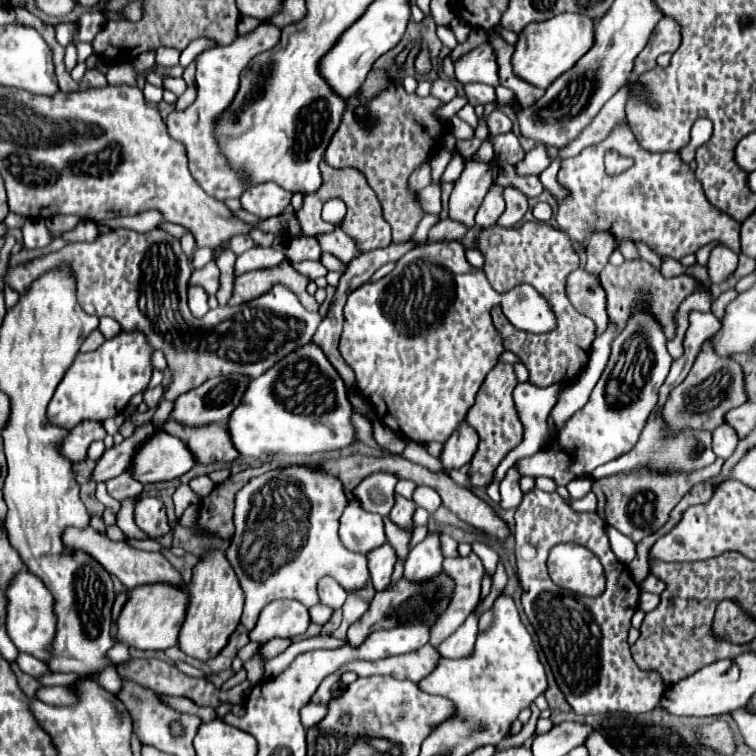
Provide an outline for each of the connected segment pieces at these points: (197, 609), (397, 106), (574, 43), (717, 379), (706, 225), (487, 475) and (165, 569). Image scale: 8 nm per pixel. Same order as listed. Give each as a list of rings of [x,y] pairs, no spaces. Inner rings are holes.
[[[210,551],[202,557],[202,561],[194,567],[192,583],[188,585],[188,593],[192,595],[186,621],[180,629],[180,649],[198,661],[208,661],[216,657],[228,643],[230,635],[236,631],[242,615],[244,593],[240,583],[222,551]]]
[[[390,77],[382,91],[368,101],[362,101],[360,93],[348,97],[342,123],[326,149],[326,161],[332,167],[354,167],[366,177],[382,205],[384,219],[392,227],[392,239],[396,243],[408,241],[424,217],[416,193],[408,187],[408,177],[428,161],[444,141],[446,123],[438,117],[438,107],[442,107],[442,103],[436,97],[408,95],[402,81]]]
[[[562,13],[542,23],[530,23],[520,35],[510,33],[502,27],[498,31],[506,43],[516,45],[516,51],[512,55],[514,73],[528,83],[546,89],[556,81],[556,77],[560,77],[564,71],[570,71],[576,65],[576,61],[580,61],[580,57],[588,53],[594,39],[594,25],[594,19],[588,19],[586,15]]]
[[[708,339],[696,355],[696,361],[684,383],[670,393],[670,399],[664,405],[664,419],[674,429],[716,429],[724,423],[724,415],[732,407],[740,407],[746,401],[748,395],[744,391],[742,367],[734,359],[720,359],[720,355],[712,351],[712,339]]]
[[[624,123],[612,131],[612,135],[602,141],[600,145],[584,149],[580,155],[564,159],[562,169],[558,173],[558,183],[568,189],[568,197],[558,203],[556,211],[556,221],[560,231],[564,231],[572,241],[576,241],[582,249],[588,249],[590,237],[594,233],[608,233],[614,237],[614,243],[618,245],[620,241],[632,241],[632,243],[646,243],[658,257],[670,257],[670,259],[680,259],[684,255],[696,253],[700,247],[708,243],[720,243],[730,247],[736,255],[740,255],[740,223],[732,219],[730,215],[724,215],[724,211],[718,211],[712,207],[702,191],[700,181],[696,179],[694,171],[680,159],[678,153],[666,151],[666,153],[652,153],[646,151],[638,145],[636,137],[632,135],[630,127]],[[606,151],[620,151],[620,155],[632,157],[634,165],[618,175],[610,177],[604,171],[604,153]]]
[[[498,363],[486,375],[486,379],[484,379],[484,383],[482,383],[482,387],[480,387],[480,391],[476,395],[476,403],[470,407],[470,411],[466,415],[466,421],[480,435],[478,451],[474,453],[474,457],[470,461],[470,483],[474,487],[486,487],[492,481],[492,473],[496,471],[498,463],[524,437],[524,427],[520,423],[520,417],[518,417],[518,411],[516,411],[514,399],[512,399],[512,391],[514,391],[516,383],[518,383],[518,379],[516,379],[514,367],[510,363]]]
[[[68,527],[62,533],[62,543],[66,549],[70,551],[84,551],[88,555],[92,555],[92,559],[96,559],[110,575],[116,575],[128,589],[134,589],[138,585],[146,585],[146,583],[172,583],[172,585],[180,585],[182,577],[178,575],[178,571],[170,565],[170,561],[162,555],[162,553],[148,553],[148,551],[140,551],[130,547],[126,541],[112,541],[108,539],[106,533],[100,533],[92,527]]]

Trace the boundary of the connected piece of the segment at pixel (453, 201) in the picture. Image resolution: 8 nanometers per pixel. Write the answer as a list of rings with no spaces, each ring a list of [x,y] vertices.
[[[466,161],[466,169],[462,171],[450,195],[450,219],[474,227],[474,215],[493,182],[492,169],[488,163]]]

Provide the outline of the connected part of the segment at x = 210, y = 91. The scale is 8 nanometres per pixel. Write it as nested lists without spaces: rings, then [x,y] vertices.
[[[260,23],[260,27],[256,27],[256,31],[238,37],[232,45],[212,47],[212,49],[202,51],[196,57],[196,89],[198,89],[196,101],[192,103],[192,107],[182,111],[178,117],[168,117],[168,121],[166,121],[170,135],[186,147],[192,177],[214,199],[224,201],[224,199],[240,197],[244,193],[244,189],[248,187],[244,183],[244,171],[232,169],[232,165],[228,163],[228,159],[222,155],[222,151],[218,147],[218,139],[214,135],[216,119],[222,115],[222,111],[226,111],[228,103],[232,103],[232,99],[240,87],[240,73],[248,67],[248,63],[256,55],[272,49],[280,41],[280,31],[282,29],[272,23]]]

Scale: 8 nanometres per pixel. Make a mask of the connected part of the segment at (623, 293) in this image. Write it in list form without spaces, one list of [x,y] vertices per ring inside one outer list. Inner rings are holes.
[[[644,259],[642,261],[624,261],[624,265],[620,265],[620,267],[608,265],[600,273],[600,283],[606,289],[608,317],[614,325],[618,325],[618,331],[624,329],[624,325],[632,317],[632,311],[634,311],[636,303],[640,303],[642,309],[648,311],[658,321],[658,325],[662,327],[662,331],[668,339],[674,337],[674,313],[676,313],[678,305],[684,301],[684,297],[688,297],[696,289],[696,279],[694,277],[680,275],[680,277],[664,279],[660,275],[660,271],[656,271]]]

